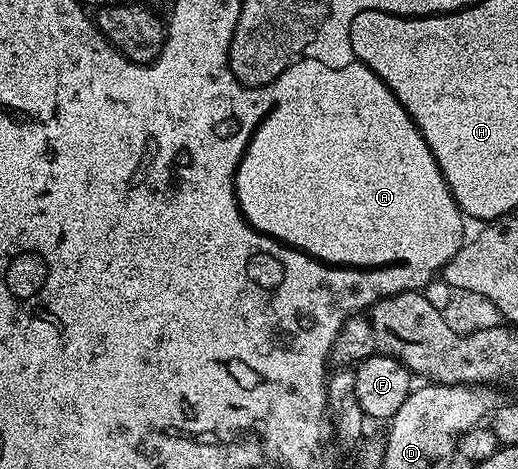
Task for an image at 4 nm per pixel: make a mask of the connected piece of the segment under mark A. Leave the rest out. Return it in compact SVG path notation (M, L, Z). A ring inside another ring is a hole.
M350 61L342 64L340 69L336 65L313 65L308 70L310 74L318 77L318 81L304 81L301 77L289 77L283 81L283 92L281 100L265 117L264 121L257 126L253 137L249 141L241 161L237 165L237 176L235 178L235 192L237 203L241 207L241 213L246 221L258 229L260 233L266 233L268 237L274 237L285 245L307 253L318 261L324 261L326 265L340 265L342 267L356 267L359 269L371 269L378 265L394 265L397 261L403 263L415 263L419 267L429 269L436 266L440 257L438 252L429 253L428 245L437 250L445 250L456 237L459 222L457 222L457 209L451 207L453 193L450 191L445 176L442 175L440 167L435 163L423 135L418 131L417 125L402 109L399 99L383 82L374 77L373 72L360 61ZM337 72L349 77L349 81L340 81ZM329 93L349 93L349 101L357 105L353 110L340 109L337 105L329 105ZM348 133L354 133L357 141L362 145L361 154L358 157L337 157L337 149L333 144L338 141L345 145L349 141Z

